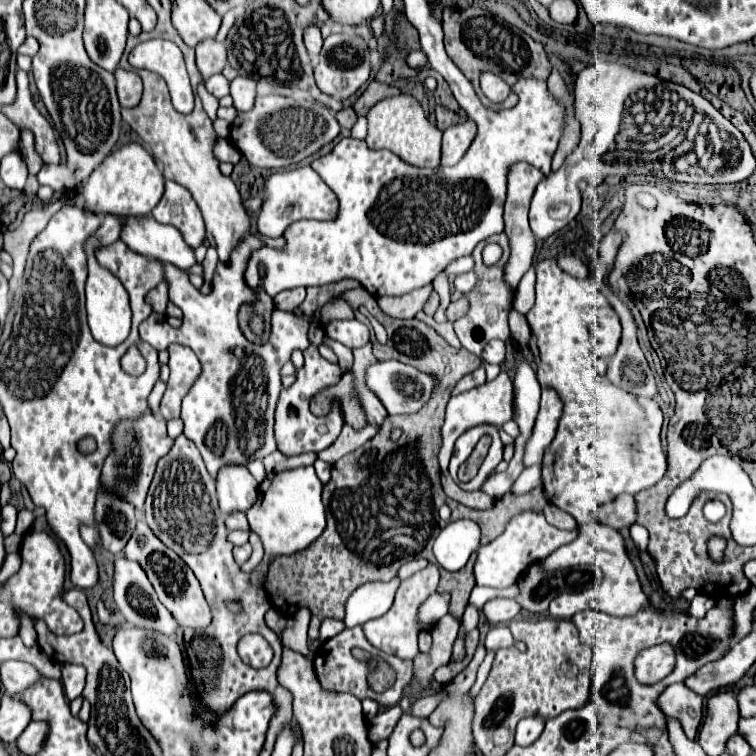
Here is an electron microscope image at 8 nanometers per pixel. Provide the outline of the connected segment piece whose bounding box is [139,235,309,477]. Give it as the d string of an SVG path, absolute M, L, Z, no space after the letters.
M247 235L233 251L229 265L217 265L209 295L197 291L185 271L165 263L169 301L183 311L183 325L179 329L171 327L165 333L139 333L139 337L157 351L166 350L171 343L181 343L189 345L199 357L203 371L183 399L181 419L185 423L185 437L201 451L211 477L227 463L247 465L251 459L263 459L277 451L273 415L281 391L281 367L291 359L293 349L305 351L309 347L307 329L297 329L297 335L273 331L269 341L261 345L247 341L239 329L237 313L241 305L251 305L253 299L257 299L245 281L247 261L257 247L265 247L265 243L255 235Z

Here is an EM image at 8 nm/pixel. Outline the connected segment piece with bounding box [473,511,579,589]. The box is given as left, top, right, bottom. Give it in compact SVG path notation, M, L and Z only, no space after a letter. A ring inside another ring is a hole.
M525 511L515 515L507 529L503 531L503 535L499 535L495 541L487 543L485 547L479 547L477 553L477 561L475 561L475 583L479 587L493 587L493 589L505 589L517 583L517 579L521 577L521 573L535 561L545 559L547 555L551 555L557 547L571 543L575 537L579 535L579 527L573 531L561 531L555 529L553 525L549 525L545 521L545 517L533 511Z

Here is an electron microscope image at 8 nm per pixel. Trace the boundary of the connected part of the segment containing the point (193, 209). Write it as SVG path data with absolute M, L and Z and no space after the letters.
M165 181L165 193L151 213L159 223L177 227L189 247L197 249L205 243L205 221L191 193L175 181Z

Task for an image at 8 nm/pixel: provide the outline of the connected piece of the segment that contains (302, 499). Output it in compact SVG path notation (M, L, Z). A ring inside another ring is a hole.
M297 467L291 471L273 473L259 485L255 505L247 511L249 527L255 531L265 547L265 559L251 571L251 581L259 585L267 573L267 565L275 555L291 555L303 551L326 527L325 505L321 501L323 483L319 481L313 467Z

